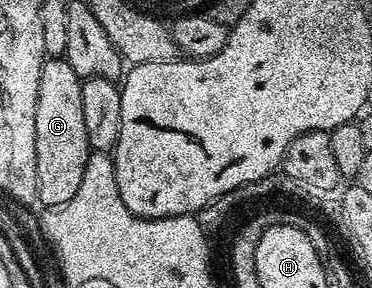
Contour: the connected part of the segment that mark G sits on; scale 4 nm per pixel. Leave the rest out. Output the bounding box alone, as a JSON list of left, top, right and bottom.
[34,57,88,211]

